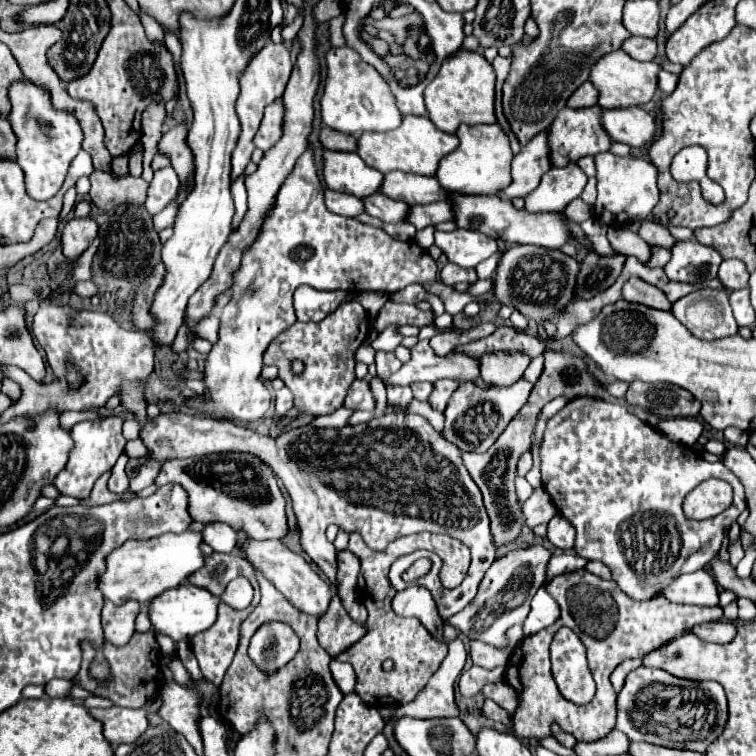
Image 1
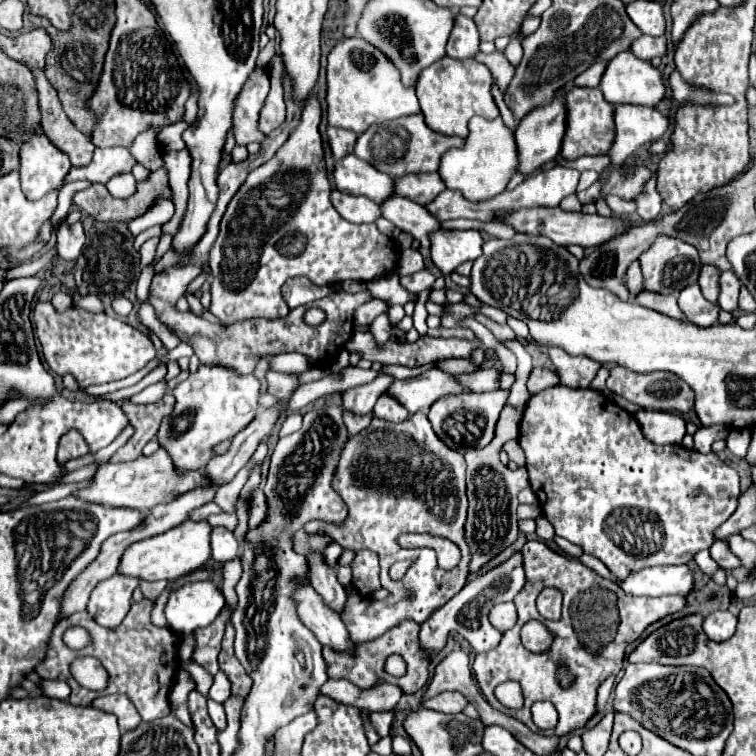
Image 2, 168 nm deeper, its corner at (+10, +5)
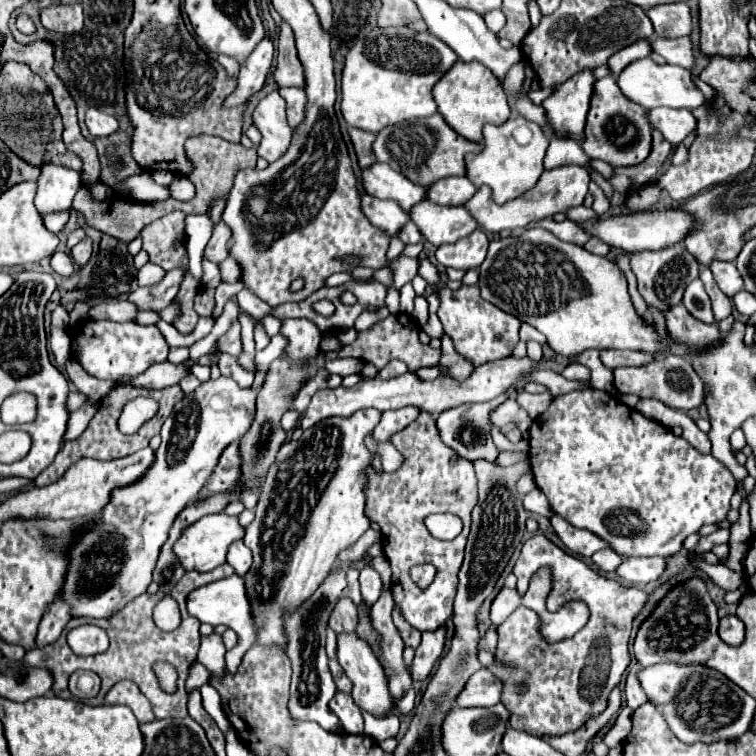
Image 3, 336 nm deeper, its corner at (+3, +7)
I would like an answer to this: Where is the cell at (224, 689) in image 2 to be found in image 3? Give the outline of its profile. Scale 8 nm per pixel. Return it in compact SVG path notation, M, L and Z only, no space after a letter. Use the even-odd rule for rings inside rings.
M231 576L231 578L223 578L217 582L211 582L203 588L195 588L189 598L187 598L187 612L191 616L195 616L199 622L207 622L211 626L219 626L225 624L231 630L235 630L239 634L237 646L225 653L225 664L229 672L235 673L241 663L243 654L253 646L255 642L255 628L251 624L251 614L249 614L249 600L247 600L247 592L243 586L243 578L241 576Z

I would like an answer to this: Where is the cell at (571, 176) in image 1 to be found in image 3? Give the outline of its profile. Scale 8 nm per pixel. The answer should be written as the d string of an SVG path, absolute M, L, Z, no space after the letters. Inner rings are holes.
M561 166L555 170L545 170L543 176L539 178L539 184L535 188L529 188L523 192L523 196L499 206L489 198L489 188L477 188L475 196L467 200L465 208L479 220L479 228L489 230L489 232L501 232L501 230L519 230L529 226L531 222L537 222L541 218L553 216L557 212L565 212L569 206L579 206L583 204L583 198L587 194L587 184L589 184L589 172L583 166Z

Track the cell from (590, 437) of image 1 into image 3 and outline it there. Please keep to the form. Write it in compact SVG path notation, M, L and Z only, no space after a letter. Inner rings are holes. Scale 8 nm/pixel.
M585 388L585 390L573 390L567 394L559 394L553 398L551 406L533 420L531 428L529 428L529 462L531 462L531 470L533 470L533 478L537 488L547 496L549 506L553 510L553 514L559 514L561 518L565 518L571 526L581 528L581 530L589 530L595 536L599 536L601 540L605 540L609 544L611 550L615 550L619 556L673 556L683 548L683 540L691 534L697 534L705 524L717 524L727 520L727 512L731 508L731 496L737 492L737 480L733 478L733 474L719 462L715 460L711 454L701 454L697 452L685 438L675 436L667 426L647 420L643 414L639 414L637 410L625 406L623 402L617 402L611 394L603 392L603 390L595 390L595 388Z

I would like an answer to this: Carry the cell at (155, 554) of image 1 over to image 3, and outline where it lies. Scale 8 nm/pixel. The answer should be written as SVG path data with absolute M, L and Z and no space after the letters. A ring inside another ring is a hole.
M213 514L213 516L203 516L183 536L175 542L175 556L179 556L179 562L183 564L185 570L197 570L197 572L209 572L217 568L219 564L225 562L225 554L231 542L243 538L243 528L237 522L237 516L227 516L227 514Z

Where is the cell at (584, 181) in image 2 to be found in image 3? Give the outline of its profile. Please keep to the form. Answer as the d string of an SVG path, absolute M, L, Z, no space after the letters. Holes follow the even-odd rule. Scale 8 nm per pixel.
M590 181L589 183L589 193L592 193L594 201L592 204L593 210L599 215L605 214L610 208L610 202L605 197L601 188L594 182Z

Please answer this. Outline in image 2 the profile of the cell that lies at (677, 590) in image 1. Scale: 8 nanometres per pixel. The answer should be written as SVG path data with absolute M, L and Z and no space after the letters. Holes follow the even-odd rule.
M652 566L630 572L618 586L632 596L686 596L692 590L694 576L688 566Z

